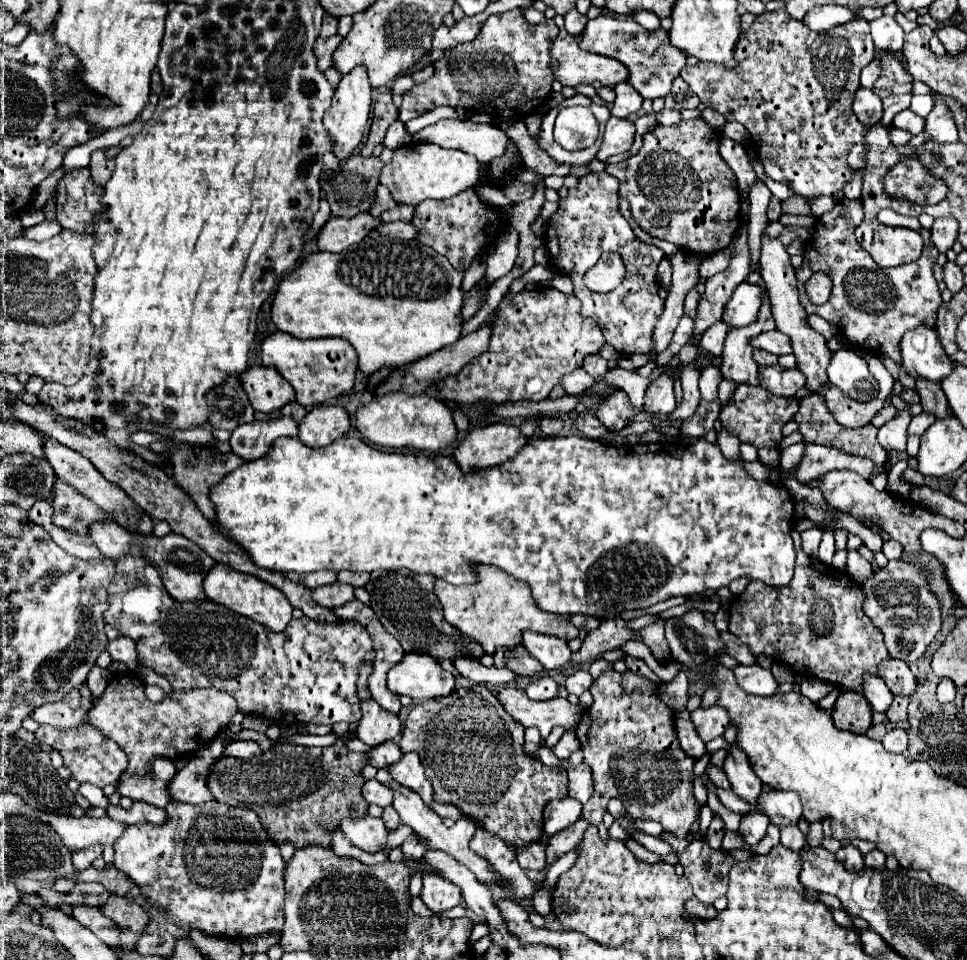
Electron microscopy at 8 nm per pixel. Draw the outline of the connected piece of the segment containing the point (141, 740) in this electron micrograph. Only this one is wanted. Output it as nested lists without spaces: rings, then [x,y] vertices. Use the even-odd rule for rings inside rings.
[[[123,674],[113,678],[105,692],[93,700],[87,722],[95,726],[103,736],[115,740],[127,754],[127,774],[149,776],[153,758],[163,756],[167,760],[175,760],[177,756],[195,752],[197,744],[207,744],[213,740],[229,724],[235,712],[235,698],[215,688],[173,690],[161,702],[151,702],[145,696],[143,680],[135,674]]]

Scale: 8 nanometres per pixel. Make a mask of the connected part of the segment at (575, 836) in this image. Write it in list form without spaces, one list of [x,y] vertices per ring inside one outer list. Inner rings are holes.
[[[581,818],[581,820],[577,820],[577,824],[573,824],[573,828],[567,828],[565,832],[559,832],[557,836],[551,836],[549,838],[547,864],[553,864],[561,854],[573,850],[581,842],[587,828],[589,828],[589,822],[585,818]]]

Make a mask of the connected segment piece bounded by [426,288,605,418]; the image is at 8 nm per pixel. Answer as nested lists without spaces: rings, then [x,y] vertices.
[[[555,288],[521,290],[507,294],[497,308],[491,348],[473,358],[459,374],[430,386],[426,393],[437,400],[455,400],[473,418],[483,416],[487,404],[517,400],[541,402],[565,374],[583,366],[587,354],[599,352],[605,344],[595,320],[581,316],[581,302]]]

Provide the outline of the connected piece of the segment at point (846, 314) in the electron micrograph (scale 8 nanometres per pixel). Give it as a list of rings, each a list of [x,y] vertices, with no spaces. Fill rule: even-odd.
[[[839,200],[835,208],[821,218],[815,220],[809,240],[805,242],[805,262],[797,270],[797,282],[801,292],[801,304],[809,308],[809,314],[819,314],[821,318],[833,322],[841,334],[855,346],[869,350],[877,356],[889,356],[895,362],[901,362],[899,358],[899,342],[901,336],[917,328],[917,324],[929,324],[937,320],[937,310],[941,304],[941,292],[937,288],[937,280],[933,276],[933,266],[937,262],[937,248],[933,248],[931,232],[925,230],[917,218],[897,216],[893,214],[891,220],[897,220],[895,226],[911,228],[923,236],[923,254],[909,264],[897,266],[897,268],[881,268],[875,264],[875,260],[861,248],[861,244],[855,238],[855,228],[863,222],[863,204],[861,200]],[[813,272],[825,272],[831,282],[833,290],[825,304],[815,306],[807,292],[805,282]]]

